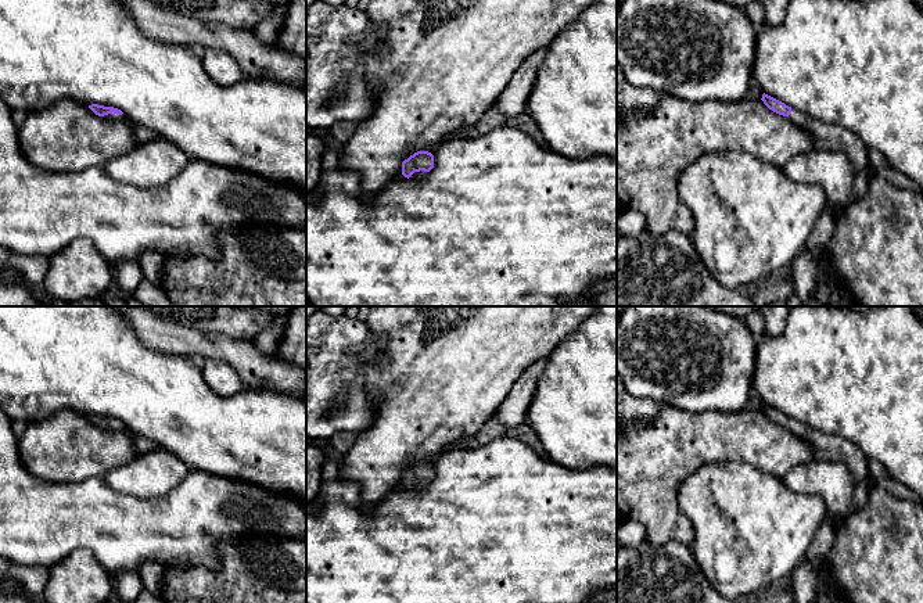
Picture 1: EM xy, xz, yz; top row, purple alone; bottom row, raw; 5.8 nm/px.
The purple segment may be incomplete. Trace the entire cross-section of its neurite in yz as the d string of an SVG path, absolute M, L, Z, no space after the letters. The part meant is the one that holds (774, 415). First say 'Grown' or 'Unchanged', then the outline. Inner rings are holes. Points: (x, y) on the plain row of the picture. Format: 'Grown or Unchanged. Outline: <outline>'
Grown. Outline: M765 403L761 410L769 420L779 426L789 427L795 437L811 444L814 446L815 459L845 463L858 481L865 482L872 477L868 466L869 459L851 441L811 428Z

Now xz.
Grown. Outline: M417 462L402 473L402 485L416 491L425 487L434 478L434 466L428 462Z

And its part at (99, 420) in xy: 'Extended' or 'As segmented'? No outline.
Extended

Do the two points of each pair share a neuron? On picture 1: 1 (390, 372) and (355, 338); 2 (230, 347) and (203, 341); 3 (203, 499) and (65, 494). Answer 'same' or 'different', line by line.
1: different
2: same
3: same

